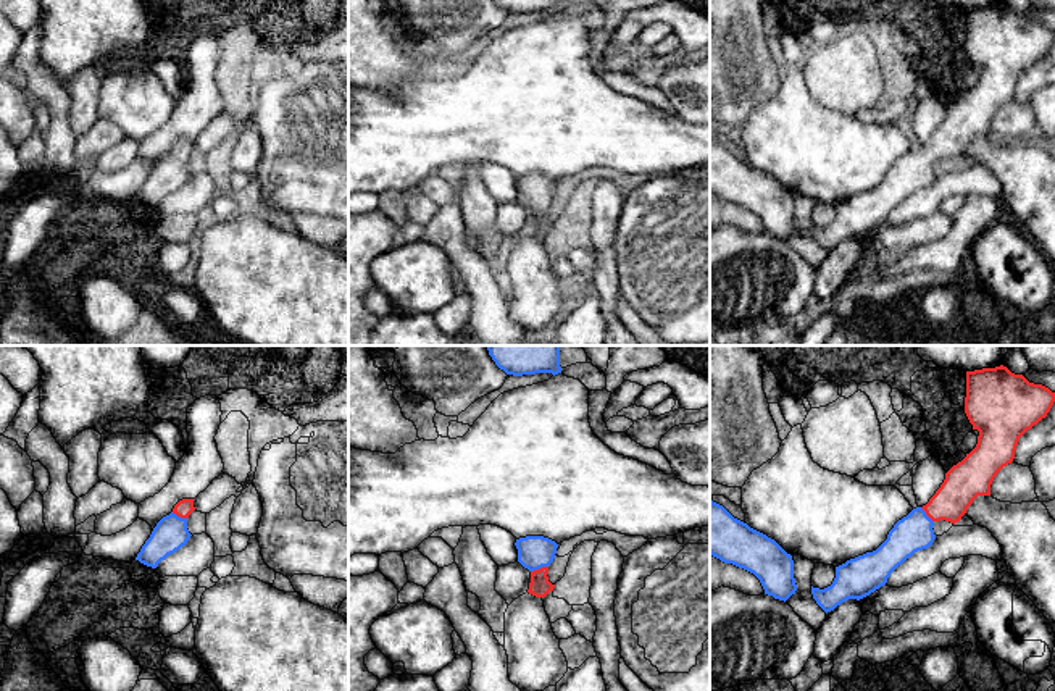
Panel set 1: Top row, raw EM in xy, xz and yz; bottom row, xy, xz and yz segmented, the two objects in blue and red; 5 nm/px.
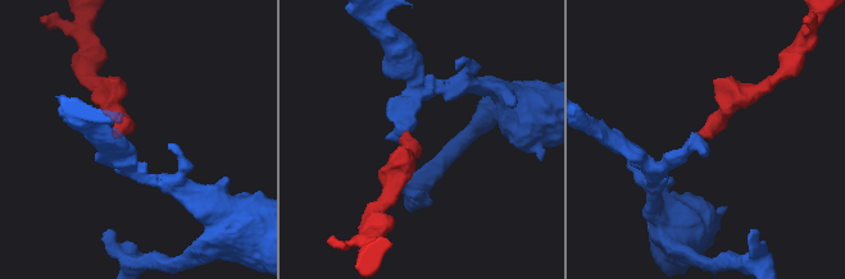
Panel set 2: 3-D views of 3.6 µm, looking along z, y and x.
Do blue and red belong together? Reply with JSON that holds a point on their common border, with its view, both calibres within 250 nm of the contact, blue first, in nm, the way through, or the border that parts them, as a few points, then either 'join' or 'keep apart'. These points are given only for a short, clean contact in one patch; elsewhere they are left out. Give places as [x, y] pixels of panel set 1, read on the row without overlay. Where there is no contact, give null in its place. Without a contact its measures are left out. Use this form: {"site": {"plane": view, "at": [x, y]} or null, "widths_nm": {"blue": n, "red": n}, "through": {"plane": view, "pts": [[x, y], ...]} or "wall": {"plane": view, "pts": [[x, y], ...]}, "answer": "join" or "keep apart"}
{"site": {"plane": "xz", "at": [539, 205]}, "widths_nm": {"blue": 160, "red": 110}, "through": {"plane": "xz", "pts": [[534, 191], [539, 205], [539, 225]]}, "answer": "join"}

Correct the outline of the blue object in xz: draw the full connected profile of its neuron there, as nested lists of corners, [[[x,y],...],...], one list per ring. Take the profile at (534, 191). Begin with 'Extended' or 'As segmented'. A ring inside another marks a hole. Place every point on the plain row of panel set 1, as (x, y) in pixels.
Extended. [[[526,174],[516,178],[515,184],[518,187],[518,200],[531,210],[528,231],[536,236],[545,236],[555,226],[547,211],[558,182],[544,174]]]

